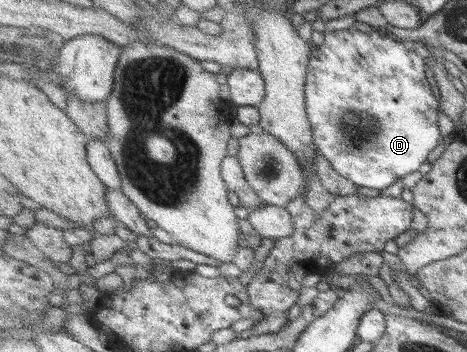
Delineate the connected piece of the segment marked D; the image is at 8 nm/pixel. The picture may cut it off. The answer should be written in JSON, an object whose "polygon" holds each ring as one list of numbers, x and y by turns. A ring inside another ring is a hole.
{"polygon":[[349,29,336,32,324,32,325,40,322,45,317,46,313,50,309,61,309,74,305,84,305,99,306,110,309,116,309,122,313,127,313,141,330,164,342,175,344,178,352,181,357,186,366,186,366,188,374,188,374,190,384,190,390,188,392,184,398,182,398,178,402,180,404,176,420,170,420,166,426,163,430,154,436,150,436,146,442,140,440,134,440,126,438,126,438,116,440,116,440,104,436,94,428,84,428,66,426,60,418,54,418,52,409,50,404,43,397,39,382,35,374,30,372,33,362,32,357,29]]}

